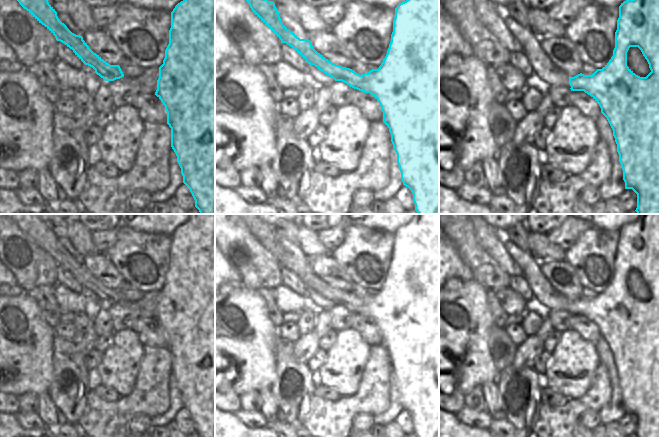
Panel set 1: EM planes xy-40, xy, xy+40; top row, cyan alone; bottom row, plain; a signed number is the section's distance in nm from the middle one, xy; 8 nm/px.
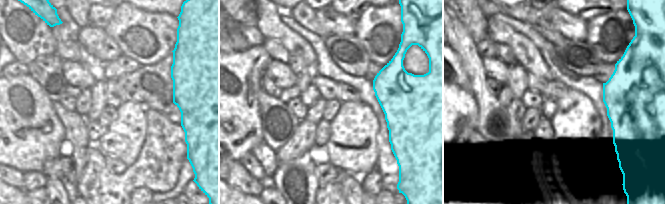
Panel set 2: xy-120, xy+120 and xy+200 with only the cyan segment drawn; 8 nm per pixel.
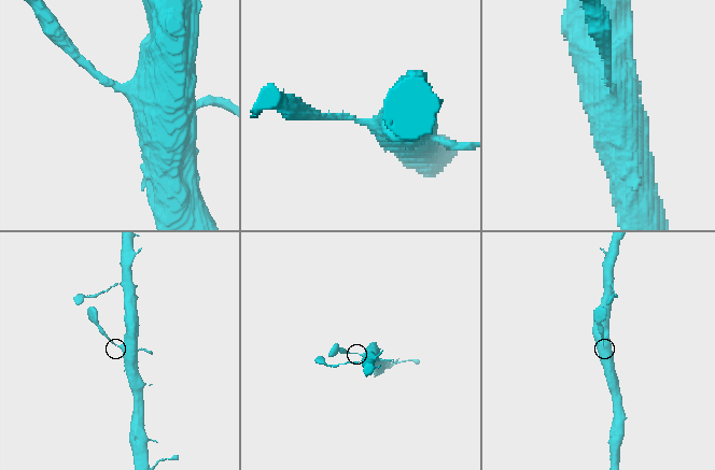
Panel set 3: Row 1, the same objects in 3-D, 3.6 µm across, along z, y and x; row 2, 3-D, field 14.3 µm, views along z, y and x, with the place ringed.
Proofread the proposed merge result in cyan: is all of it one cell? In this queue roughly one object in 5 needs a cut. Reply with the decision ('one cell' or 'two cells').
one cell

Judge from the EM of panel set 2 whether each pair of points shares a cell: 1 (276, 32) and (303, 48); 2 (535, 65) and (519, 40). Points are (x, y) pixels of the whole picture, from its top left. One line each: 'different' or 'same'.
1: same
2: same

